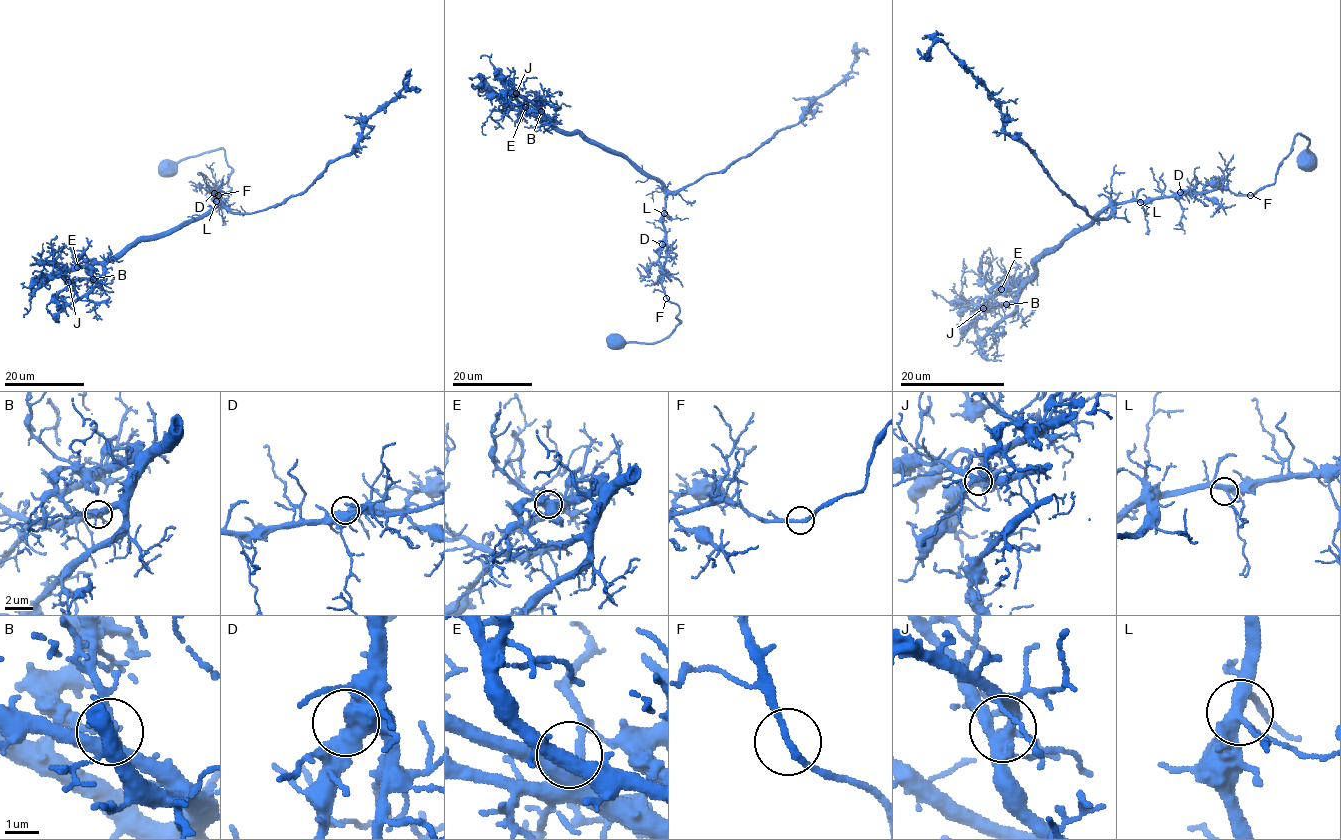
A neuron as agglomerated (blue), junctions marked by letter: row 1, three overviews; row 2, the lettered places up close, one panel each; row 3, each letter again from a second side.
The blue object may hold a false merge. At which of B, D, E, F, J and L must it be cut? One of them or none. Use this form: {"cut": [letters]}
{"cut": []}

